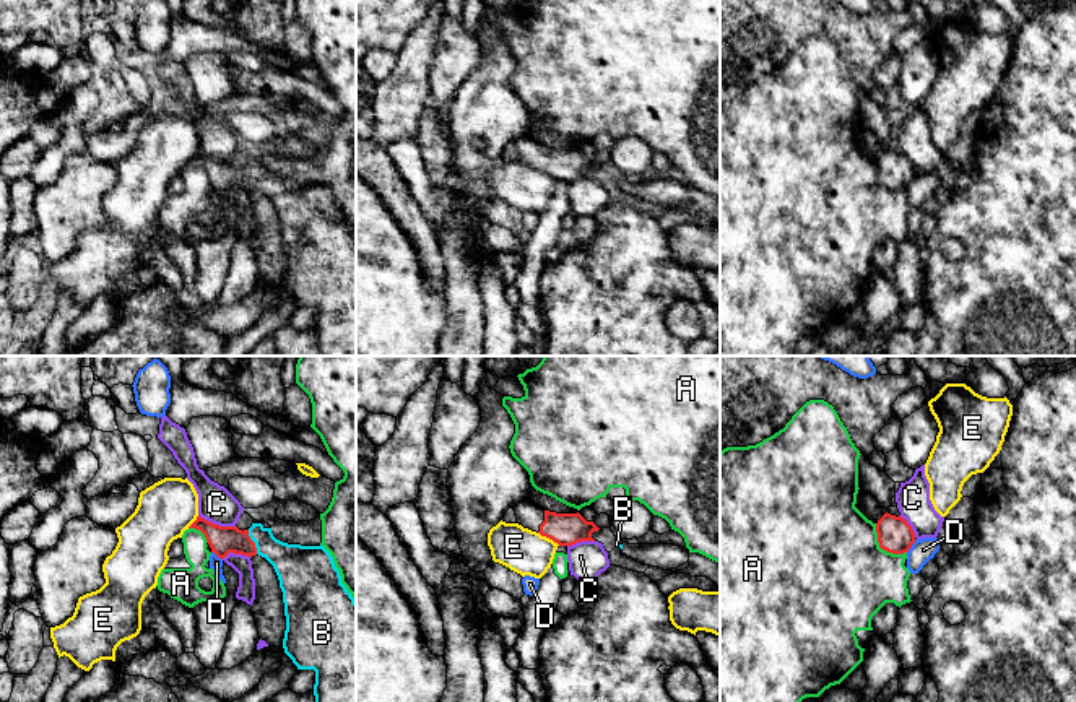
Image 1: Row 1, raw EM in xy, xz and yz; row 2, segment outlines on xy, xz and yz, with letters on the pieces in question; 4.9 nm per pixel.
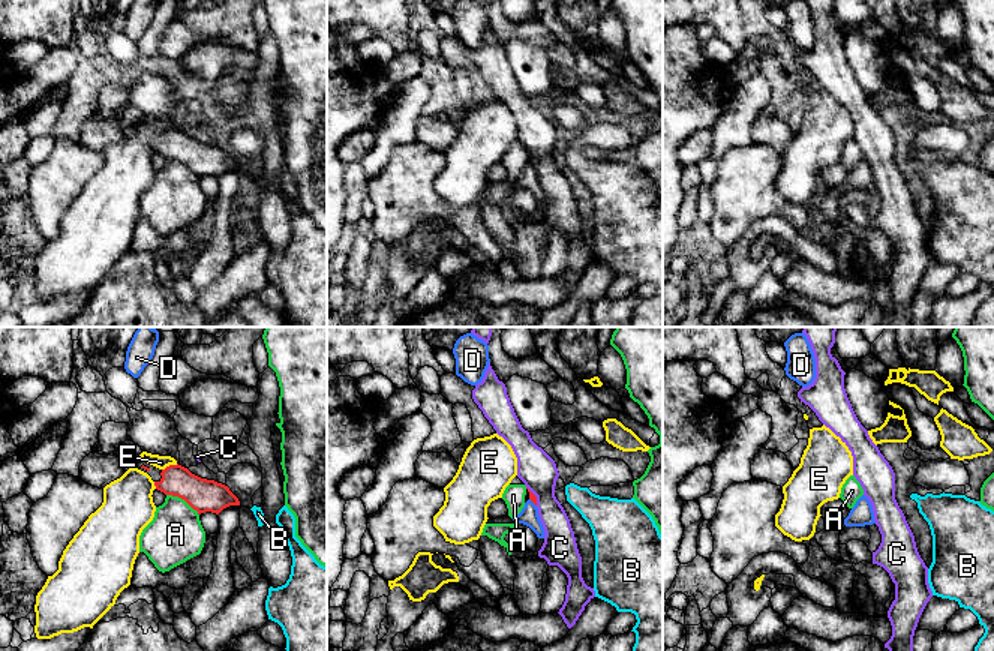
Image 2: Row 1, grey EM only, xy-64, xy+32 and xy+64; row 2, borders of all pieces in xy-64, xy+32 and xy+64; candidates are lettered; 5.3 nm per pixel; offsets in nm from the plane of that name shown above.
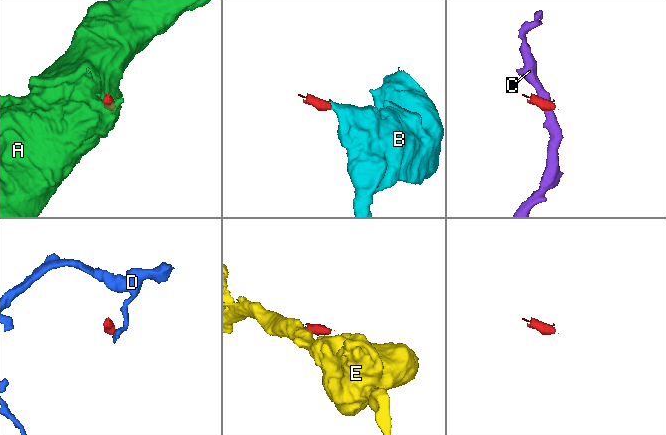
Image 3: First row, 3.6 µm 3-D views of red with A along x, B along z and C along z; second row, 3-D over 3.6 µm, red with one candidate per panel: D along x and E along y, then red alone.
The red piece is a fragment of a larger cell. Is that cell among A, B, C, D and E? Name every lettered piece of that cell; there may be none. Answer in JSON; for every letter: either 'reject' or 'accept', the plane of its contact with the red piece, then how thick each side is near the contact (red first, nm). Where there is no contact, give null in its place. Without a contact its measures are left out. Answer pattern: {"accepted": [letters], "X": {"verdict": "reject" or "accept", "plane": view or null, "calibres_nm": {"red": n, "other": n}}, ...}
{"accepted": ["B"], "A": {"verdict": "reject", "plane": "yz", "calibres_nm": {"red": 180, "other": 500}}, "B": {"verdict": "accept", "plane": "xy", "calibres_nm": {"red": 140, "other": 220}}, "C": {"verdict": "reject", "plane": "xy", "calibres_nm": {"red": 140, "other": 180}}, "D": {"verdict": "reject", "plane": "yz", "calibres_nm": {"red": 180, "other": 110}}, "E": {"verdict": "reject", "plane": "xz", "calibres_nm": {"red": 160, "other": 220}}}

